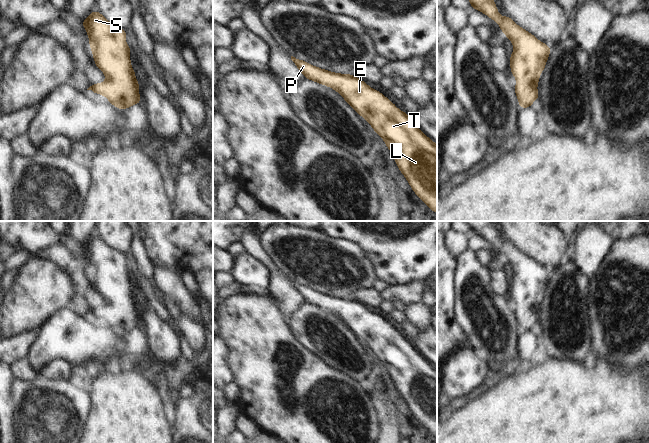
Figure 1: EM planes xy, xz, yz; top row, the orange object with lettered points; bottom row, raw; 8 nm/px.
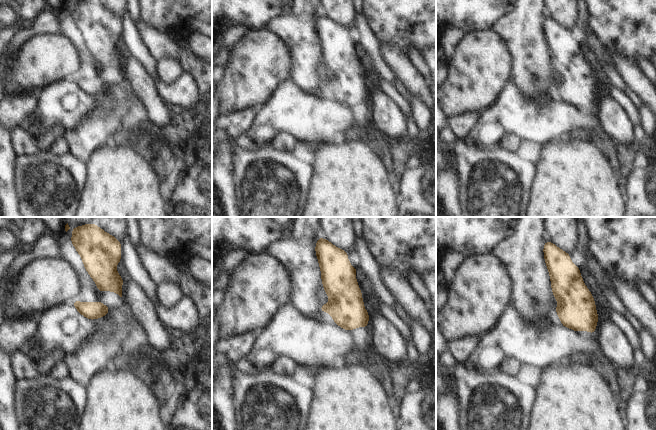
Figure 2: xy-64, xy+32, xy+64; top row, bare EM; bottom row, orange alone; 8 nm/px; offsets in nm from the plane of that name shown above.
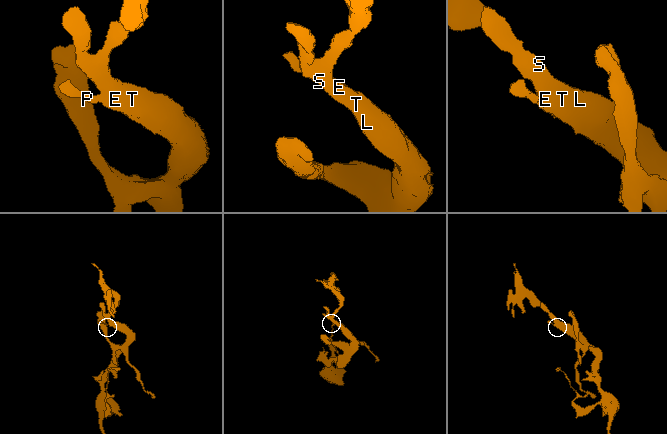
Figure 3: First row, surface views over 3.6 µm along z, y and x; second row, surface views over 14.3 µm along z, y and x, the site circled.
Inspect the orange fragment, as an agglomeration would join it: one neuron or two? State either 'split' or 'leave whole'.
leave whole

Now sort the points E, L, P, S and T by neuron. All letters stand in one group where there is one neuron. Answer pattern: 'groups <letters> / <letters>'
groups E L P S T

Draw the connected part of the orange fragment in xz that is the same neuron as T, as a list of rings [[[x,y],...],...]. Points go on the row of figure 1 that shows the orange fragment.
[[[291,56],[306,79],[331,87],[384,140],[414,193],[437,213],[437,144],[381,92],[352,74],[315,67]]]

